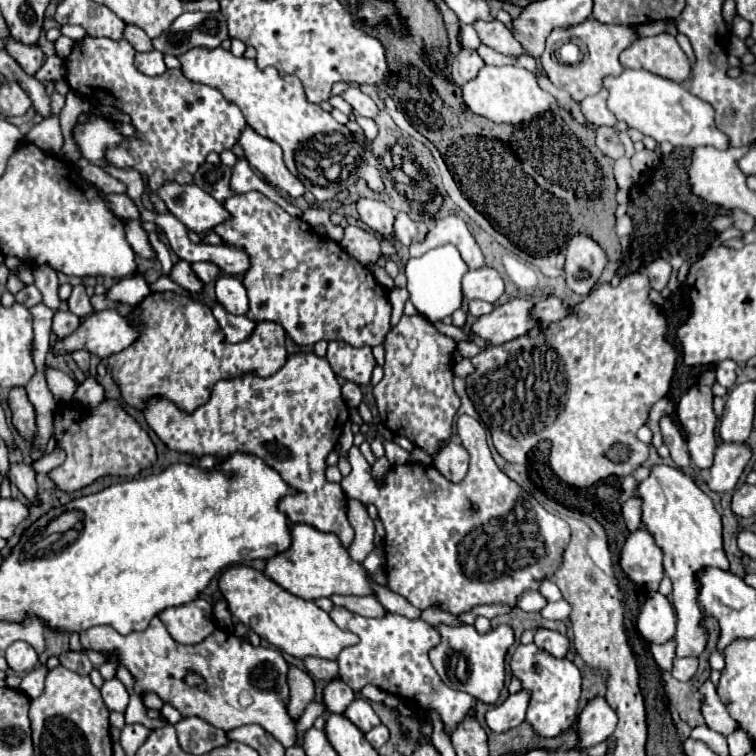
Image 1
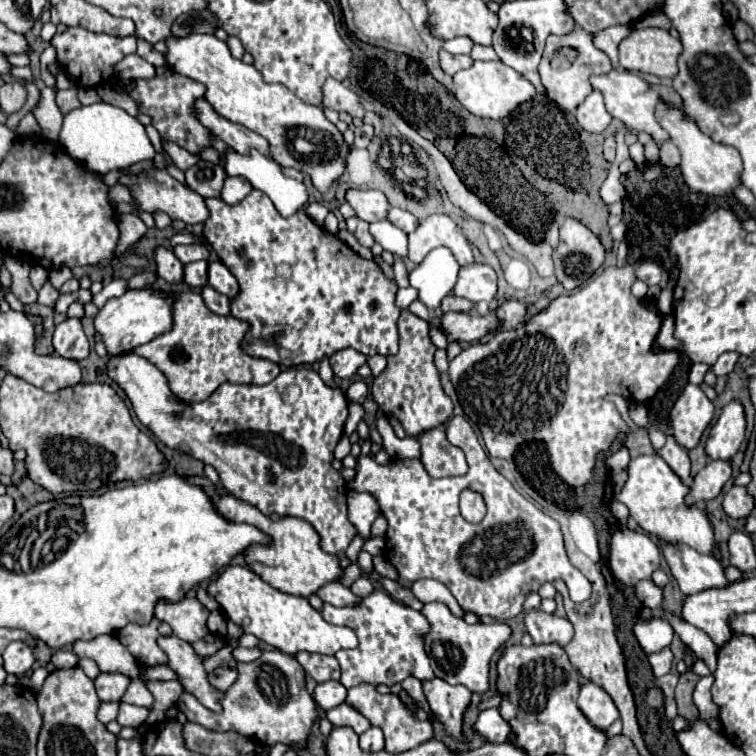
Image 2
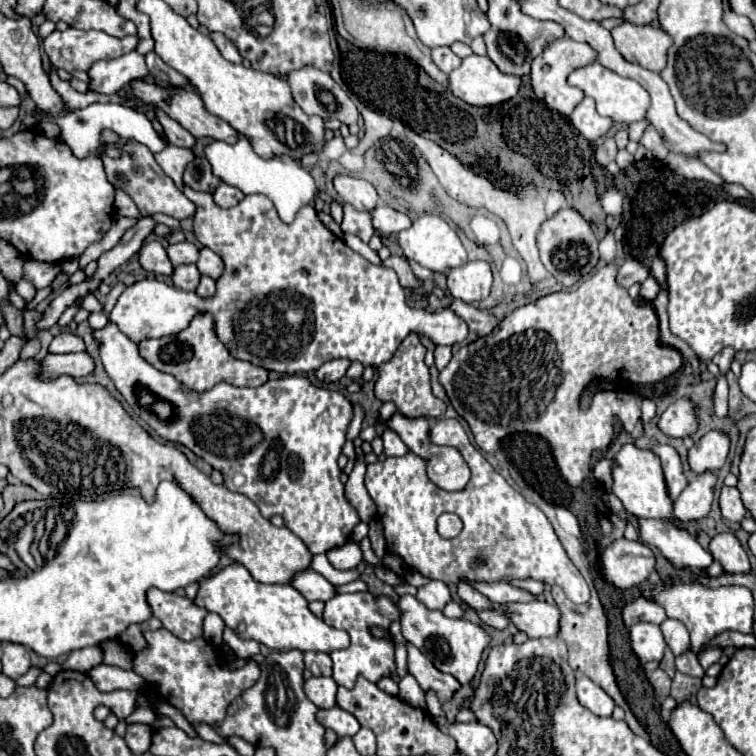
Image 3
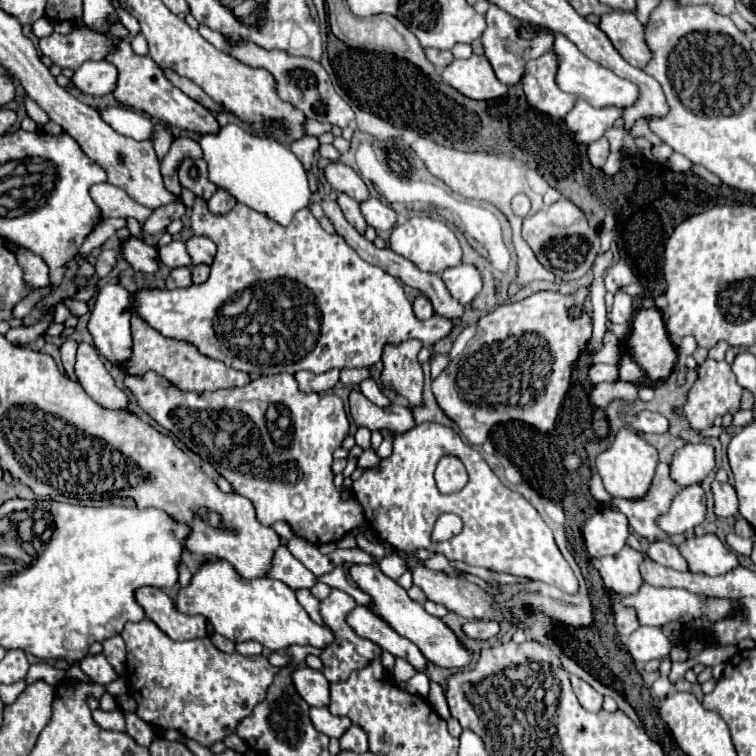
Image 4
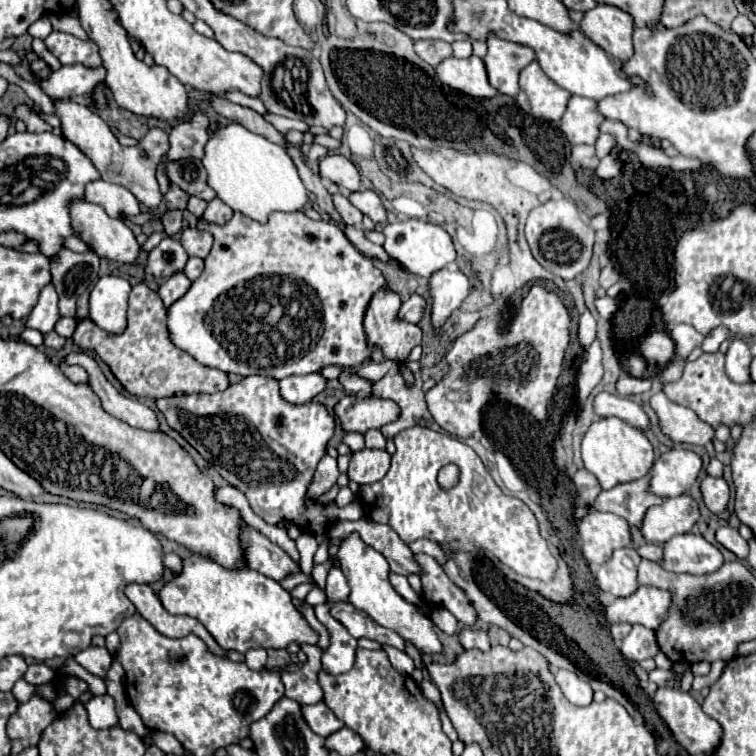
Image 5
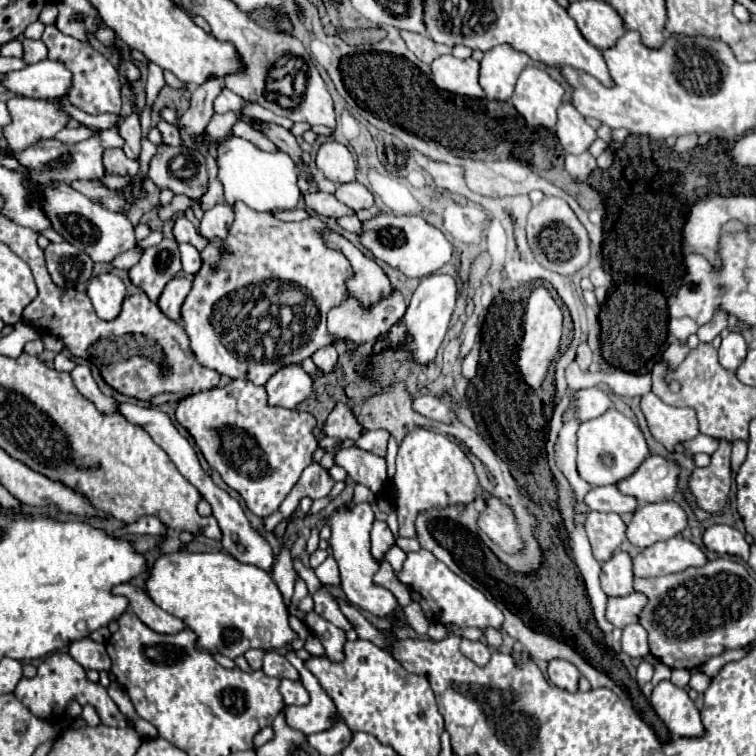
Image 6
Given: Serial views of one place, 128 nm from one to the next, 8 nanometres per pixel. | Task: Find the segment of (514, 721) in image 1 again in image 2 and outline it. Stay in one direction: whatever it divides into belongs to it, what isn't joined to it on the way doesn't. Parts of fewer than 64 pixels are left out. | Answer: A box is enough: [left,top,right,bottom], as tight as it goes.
[474,708,510,744]

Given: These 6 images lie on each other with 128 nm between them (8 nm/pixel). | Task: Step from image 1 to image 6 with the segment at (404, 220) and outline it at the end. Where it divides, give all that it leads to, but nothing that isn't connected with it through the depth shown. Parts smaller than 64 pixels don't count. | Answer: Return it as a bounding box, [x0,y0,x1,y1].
[334,182,374,210]

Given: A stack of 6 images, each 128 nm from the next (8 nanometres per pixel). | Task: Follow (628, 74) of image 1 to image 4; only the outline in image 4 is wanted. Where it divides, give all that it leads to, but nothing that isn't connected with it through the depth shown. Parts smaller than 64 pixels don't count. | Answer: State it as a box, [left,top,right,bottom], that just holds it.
[552,32,638,108]

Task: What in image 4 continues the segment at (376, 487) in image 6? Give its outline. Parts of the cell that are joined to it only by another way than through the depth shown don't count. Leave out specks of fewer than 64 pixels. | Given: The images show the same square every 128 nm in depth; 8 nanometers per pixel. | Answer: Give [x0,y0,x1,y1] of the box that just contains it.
[358,448,380,470]

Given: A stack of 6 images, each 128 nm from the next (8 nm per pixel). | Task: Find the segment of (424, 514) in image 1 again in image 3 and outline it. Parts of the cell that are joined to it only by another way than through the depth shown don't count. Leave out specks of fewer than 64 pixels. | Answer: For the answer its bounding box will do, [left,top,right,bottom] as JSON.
[366,420,590,630]

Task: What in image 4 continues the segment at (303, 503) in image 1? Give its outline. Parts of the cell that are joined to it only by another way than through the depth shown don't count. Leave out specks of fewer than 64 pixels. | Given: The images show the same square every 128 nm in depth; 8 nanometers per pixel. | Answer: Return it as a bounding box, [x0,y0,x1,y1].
[88,284,364,546]

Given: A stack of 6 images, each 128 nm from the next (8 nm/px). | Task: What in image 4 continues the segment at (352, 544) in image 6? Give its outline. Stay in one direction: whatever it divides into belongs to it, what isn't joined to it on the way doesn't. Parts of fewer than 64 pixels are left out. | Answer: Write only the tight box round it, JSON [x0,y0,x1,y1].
[350,562,470,668]

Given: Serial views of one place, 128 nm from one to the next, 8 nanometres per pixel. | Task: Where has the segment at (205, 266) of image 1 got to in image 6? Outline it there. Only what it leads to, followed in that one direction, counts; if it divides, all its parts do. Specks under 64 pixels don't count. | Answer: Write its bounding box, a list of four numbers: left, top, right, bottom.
[158,278,192,322]

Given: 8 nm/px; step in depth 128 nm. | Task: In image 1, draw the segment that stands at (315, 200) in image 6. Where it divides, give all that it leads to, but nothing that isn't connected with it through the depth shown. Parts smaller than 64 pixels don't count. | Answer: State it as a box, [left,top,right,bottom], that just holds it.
[340,224,380,264]

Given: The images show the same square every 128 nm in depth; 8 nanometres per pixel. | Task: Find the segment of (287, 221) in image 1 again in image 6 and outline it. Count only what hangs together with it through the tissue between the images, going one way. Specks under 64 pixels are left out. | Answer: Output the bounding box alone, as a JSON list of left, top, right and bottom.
[180,204,352,386]

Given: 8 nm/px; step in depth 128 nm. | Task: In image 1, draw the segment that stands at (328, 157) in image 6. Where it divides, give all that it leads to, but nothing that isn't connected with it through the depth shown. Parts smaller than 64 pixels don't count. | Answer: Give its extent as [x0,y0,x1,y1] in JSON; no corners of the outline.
[356,198,394,234]

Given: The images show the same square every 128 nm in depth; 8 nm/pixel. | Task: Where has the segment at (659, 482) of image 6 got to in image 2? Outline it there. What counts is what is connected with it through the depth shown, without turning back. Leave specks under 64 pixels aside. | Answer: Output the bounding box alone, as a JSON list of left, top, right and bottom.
[706,402,744,460]

